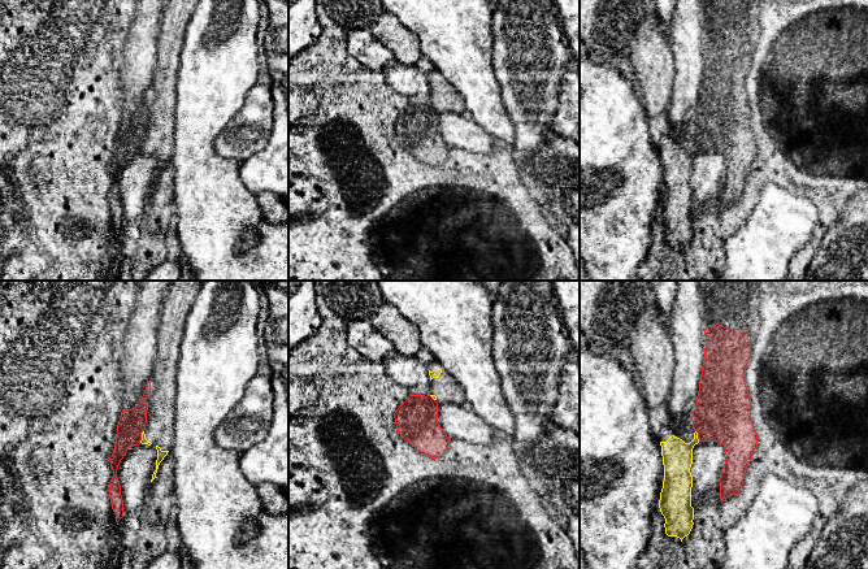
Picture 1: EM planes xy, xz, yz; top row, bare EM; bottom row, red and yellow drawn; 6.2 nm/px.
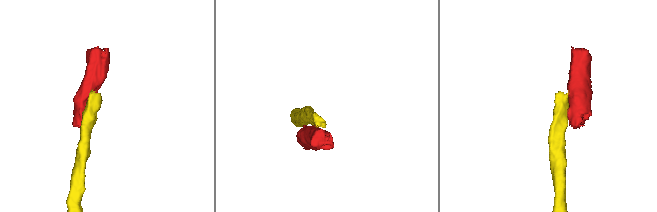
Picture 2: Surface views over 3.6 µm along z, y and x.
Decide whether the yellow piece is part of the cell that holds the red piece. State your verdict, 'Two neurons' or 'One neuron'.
Two neurons

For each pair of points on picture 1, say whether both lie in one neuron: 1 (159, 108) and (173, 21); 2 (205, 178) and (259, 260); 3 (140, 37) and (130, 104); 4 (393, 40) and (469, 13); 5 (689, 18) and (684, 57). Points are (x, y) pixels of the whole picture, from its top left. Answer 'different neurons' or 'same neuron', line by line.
1: same neuron
2: same neuron
3: same neuron
4: different neurons
5: same neuron

